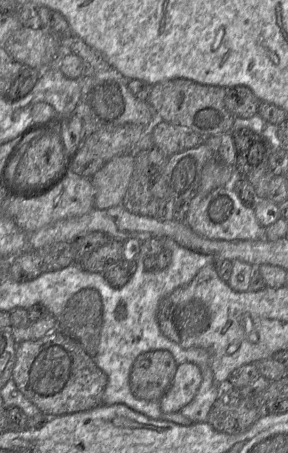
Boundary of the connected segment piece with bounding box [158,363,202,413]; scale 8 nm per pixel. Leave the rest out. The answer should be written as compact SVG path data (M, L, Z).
M194 363L180 364L171 387L158 400L165 413L180 412L196 396L202 383L200 368Z

